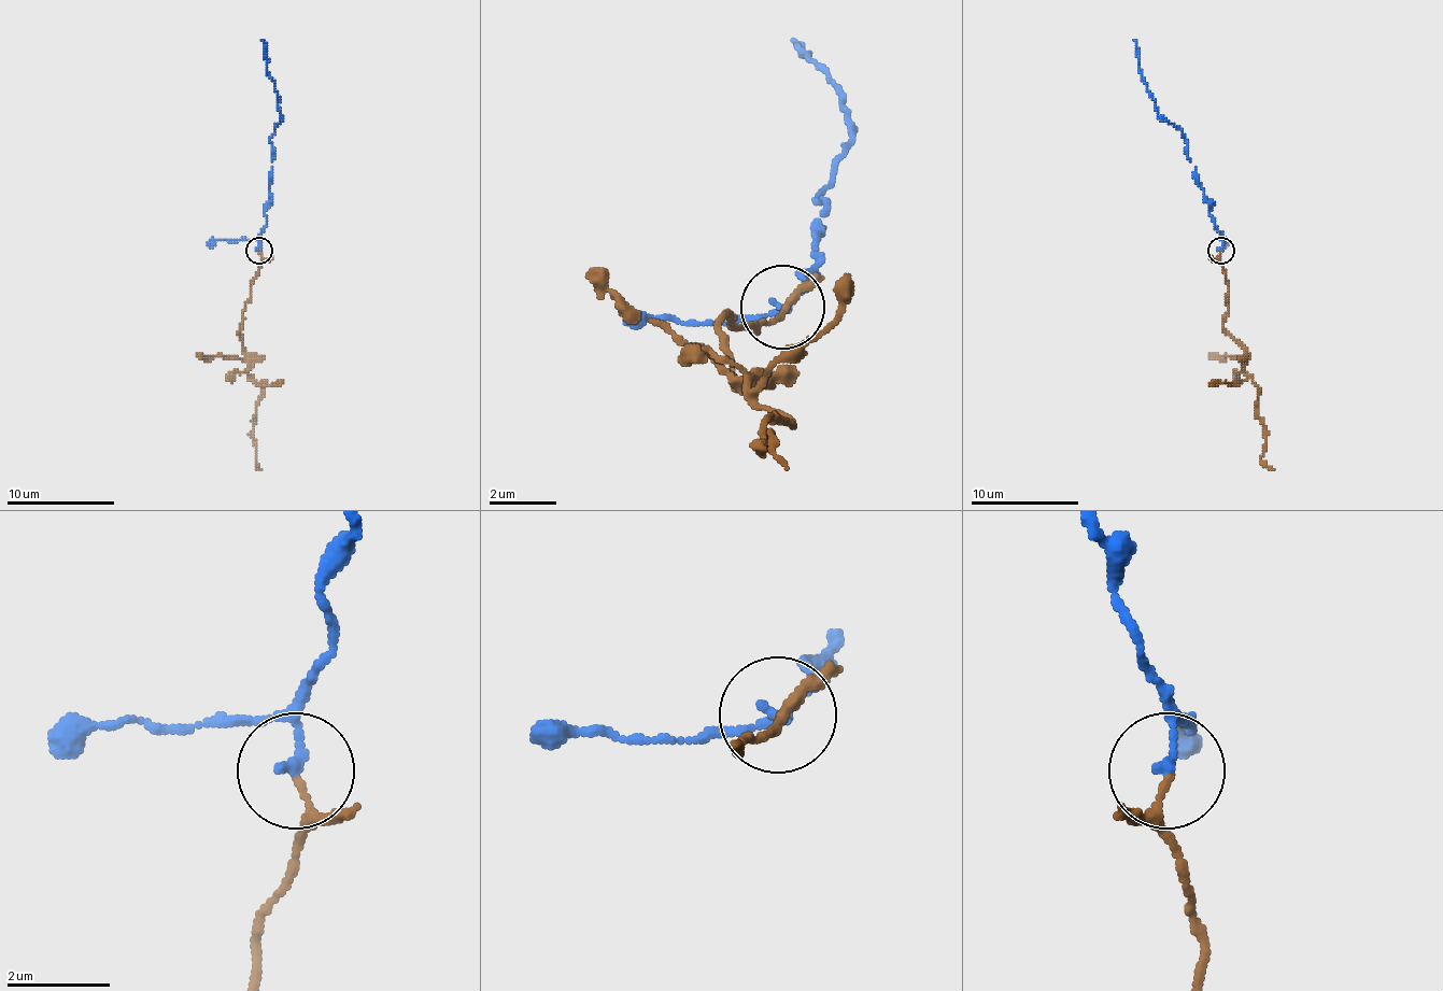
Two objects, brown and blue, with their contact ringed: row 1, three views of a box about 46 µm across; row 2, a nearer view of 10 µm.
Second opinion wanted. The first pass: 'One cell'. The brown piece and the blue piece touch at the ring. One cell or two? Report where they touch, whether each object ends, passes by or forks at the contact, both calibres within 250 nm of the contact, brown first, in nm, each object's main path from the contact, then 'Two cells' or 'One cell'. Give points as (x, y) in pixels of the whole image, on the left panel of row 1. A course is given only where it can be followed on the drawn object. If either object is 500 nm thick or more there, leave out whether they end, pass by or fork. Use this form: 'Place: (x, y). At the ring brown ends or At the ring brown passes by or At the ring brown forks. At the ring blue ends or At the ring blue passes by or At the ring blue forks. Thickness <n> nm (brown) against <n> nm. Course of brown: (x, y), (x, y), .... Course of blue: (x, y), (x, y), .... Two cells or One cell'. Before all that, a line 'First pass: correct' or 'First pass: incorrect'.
First pass: correct
Place: (259, 250). At the ring brown ends. At the ring blue passes by. Thickness 130 nm (brown) against 130 nm. Course of brown: (258, 251), (262, 264), (251, 285), (240, 331), (248, 374), (262, 388), (253, 426), (256, 458), (262, 469). Course of blue: (258, 251), (258, 235), (267, 224), (264, 204), (269, 199), (272, 135), (280, 113), (262, 40). One cell

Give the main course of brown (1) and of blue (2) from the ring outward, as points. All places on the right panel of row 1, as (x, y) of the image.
1: (1220, 251), (1228, 285), (1226, 331), (1244, 351), (1247, 374), (1258, 388), (1265, 450), (1260, 458), (1274, 469)
2: (1220, 251), (1222, 235), (1187, 156), (1185, 135), (1158, 113), (1139, 70), (1139, 48), (1133, 40)

